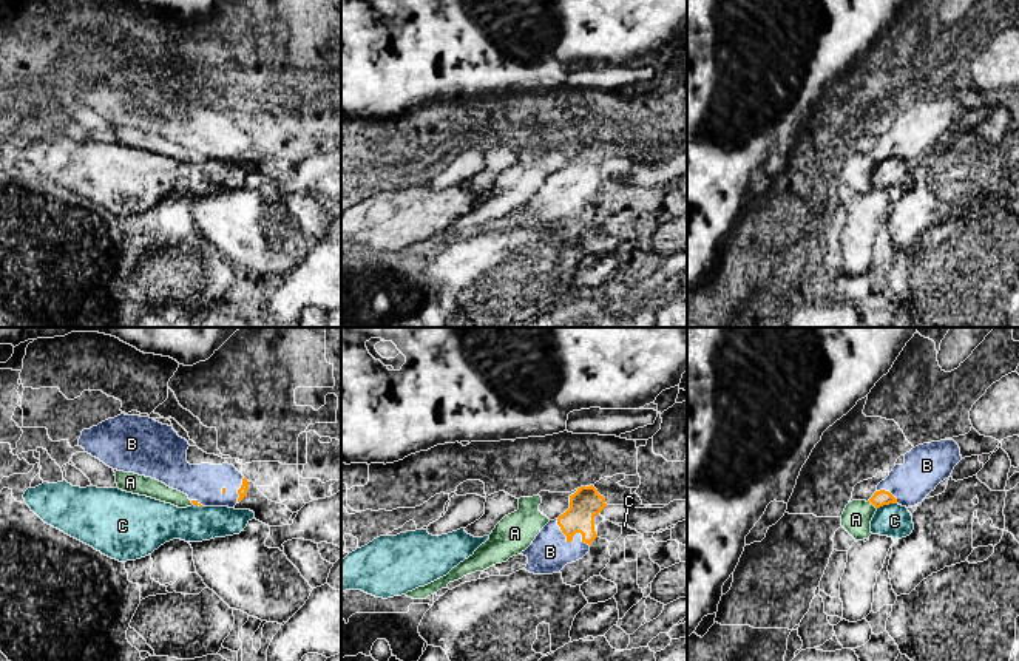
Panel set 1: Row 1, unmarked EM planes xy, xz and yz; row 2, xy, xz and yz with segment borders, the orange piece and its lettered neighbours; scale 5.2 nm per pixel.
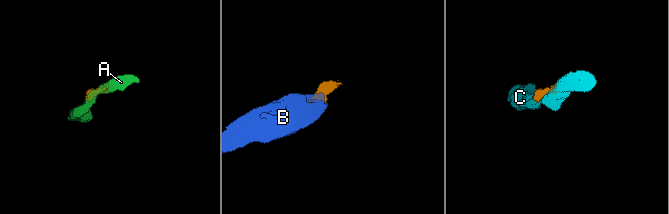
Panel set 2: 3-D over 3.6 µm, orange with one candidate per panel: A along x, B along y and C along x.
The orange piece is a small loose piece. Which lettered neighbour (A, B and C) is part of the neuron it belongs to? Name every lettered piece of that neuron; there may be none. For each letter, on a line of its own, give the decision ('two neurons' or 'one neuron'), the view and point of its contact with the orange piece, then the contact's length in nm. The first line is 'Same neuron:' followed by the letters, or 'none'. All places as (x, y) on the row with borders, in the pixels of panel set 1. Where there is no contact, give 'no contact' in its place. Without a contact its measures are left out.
Same neuron: B
A: two neurons; contact yz (873, 504); length 60 nm
B: one neuron; contact xz (570, 541); length 220 nm
C: two neurons; contact yz (886, 504); length 110 nm

